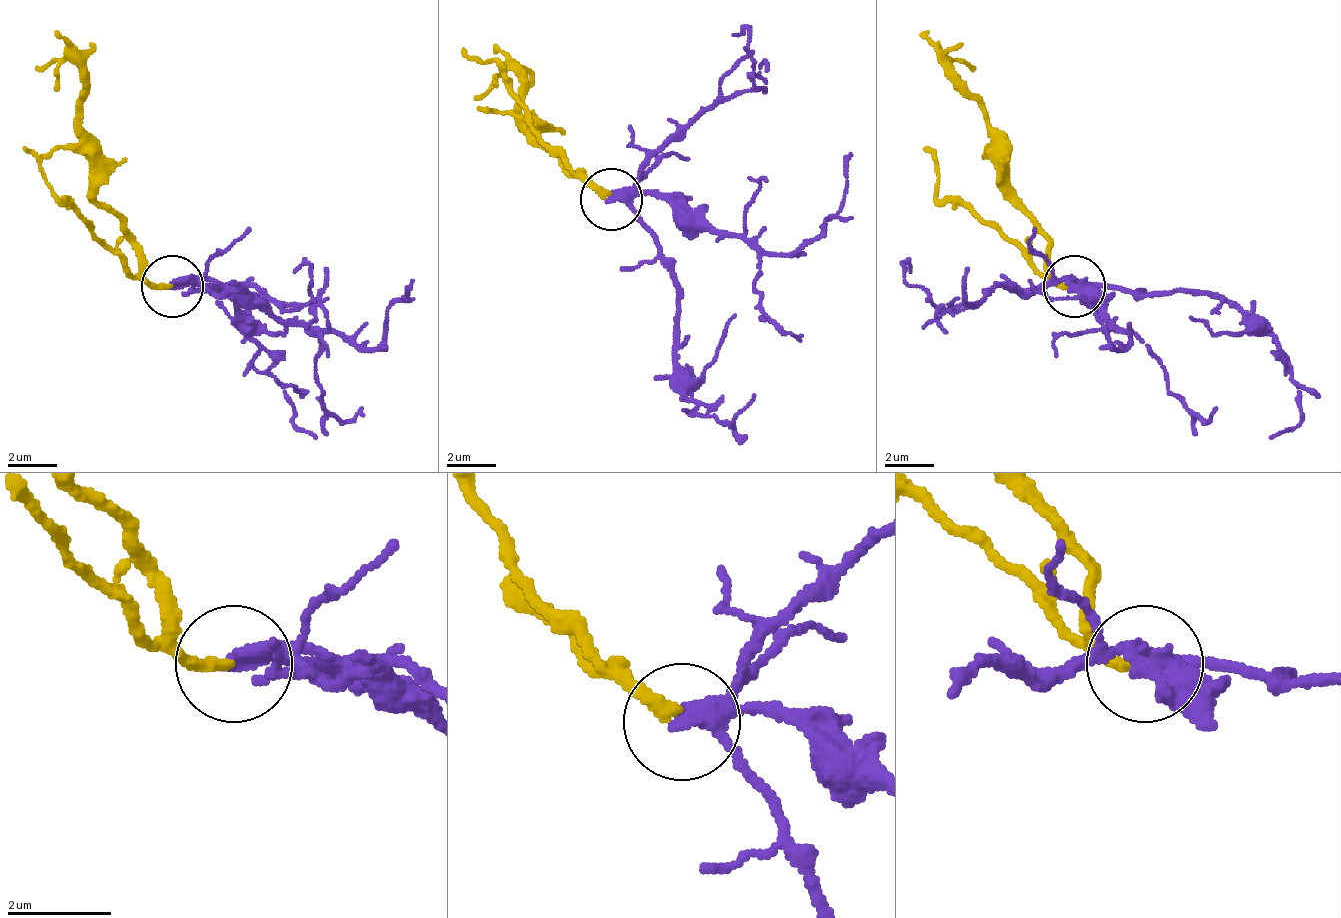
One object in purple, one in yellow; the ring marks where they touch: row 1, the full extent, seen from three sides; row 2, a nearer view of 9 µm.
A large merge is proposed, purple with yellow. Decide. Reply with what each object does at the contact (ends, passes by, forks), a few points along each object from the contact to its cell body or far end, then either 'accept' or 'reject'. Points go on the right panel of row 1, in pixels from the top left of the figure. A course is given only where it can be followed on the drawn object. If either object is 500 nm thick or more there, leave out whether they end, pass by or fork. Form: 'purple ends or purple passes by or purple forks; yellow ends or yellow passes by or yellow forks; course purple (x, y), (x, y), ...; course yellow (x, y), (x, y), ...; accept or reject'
purple passes by; yellow ends; course purple (1073, 287), (1116, 287), (1160, 293), (1222, 293), (1253, 324), (1296, 386), (1302, 417), (1271, 436); course yellow (1073, 287), (1048, 269), (1048, 238), (1005, 194), (1005, 138), (992, 126), (949, 58), (974, 70); reject

